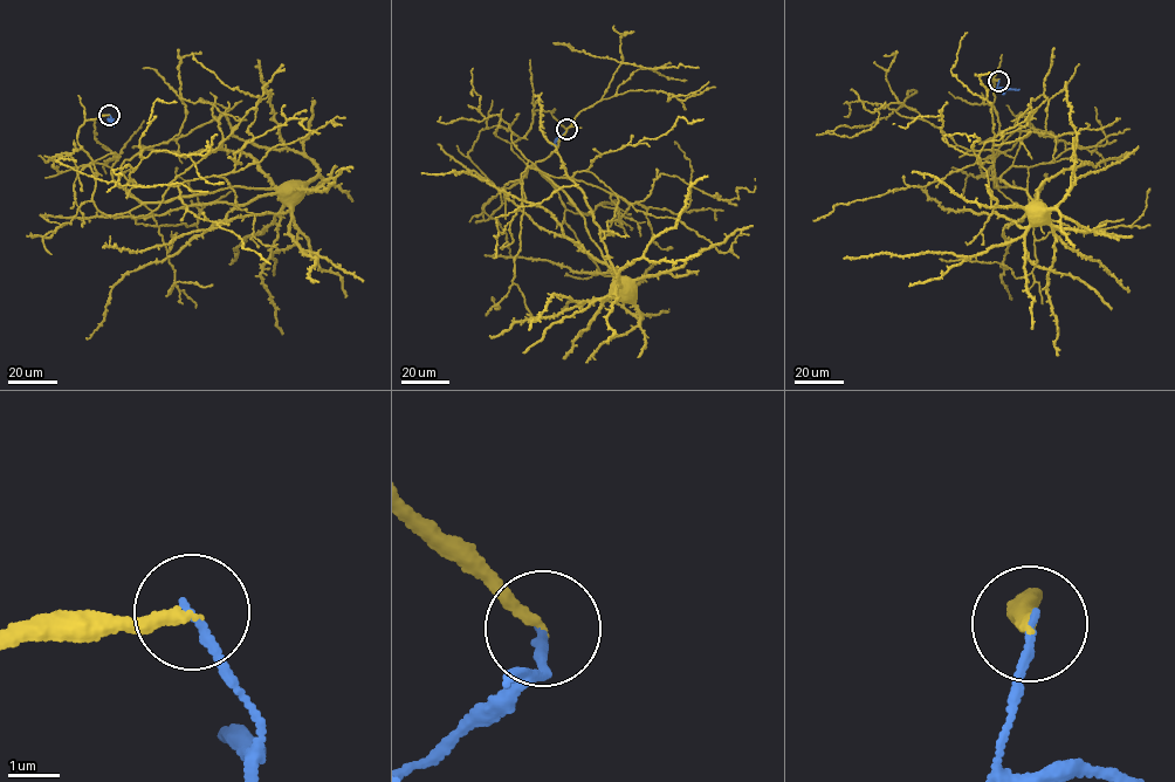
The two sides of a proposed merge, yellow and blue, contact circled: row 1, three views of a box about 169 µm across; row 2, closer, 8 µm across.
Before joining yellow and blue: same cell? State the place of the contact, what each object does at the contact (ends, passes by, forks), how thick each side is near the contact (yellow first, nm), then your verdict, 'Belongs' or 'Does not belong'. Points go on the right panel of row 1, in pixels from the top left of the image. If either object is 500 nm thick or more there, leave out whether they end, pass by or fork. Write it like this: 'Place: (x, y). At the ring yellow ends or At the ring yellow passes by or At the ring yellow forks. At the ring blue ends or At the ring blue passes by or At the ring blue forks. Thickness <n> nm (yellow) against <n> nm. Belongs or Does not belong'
Place: (998, 81). At the ring yellow ends. At the ring blue ends. Thickness 240 nm (yellow) against 170 nm. Does not belong

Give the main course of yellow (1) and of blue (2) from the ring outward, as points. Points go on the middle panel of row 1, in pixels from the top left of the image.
1: (567, 130), (541, 110), (523, 137), (510, 136), (565, 193), (617, 278), (544, 208), (468, 173), (421, 173)
2: (567, 130), (551, 145)

